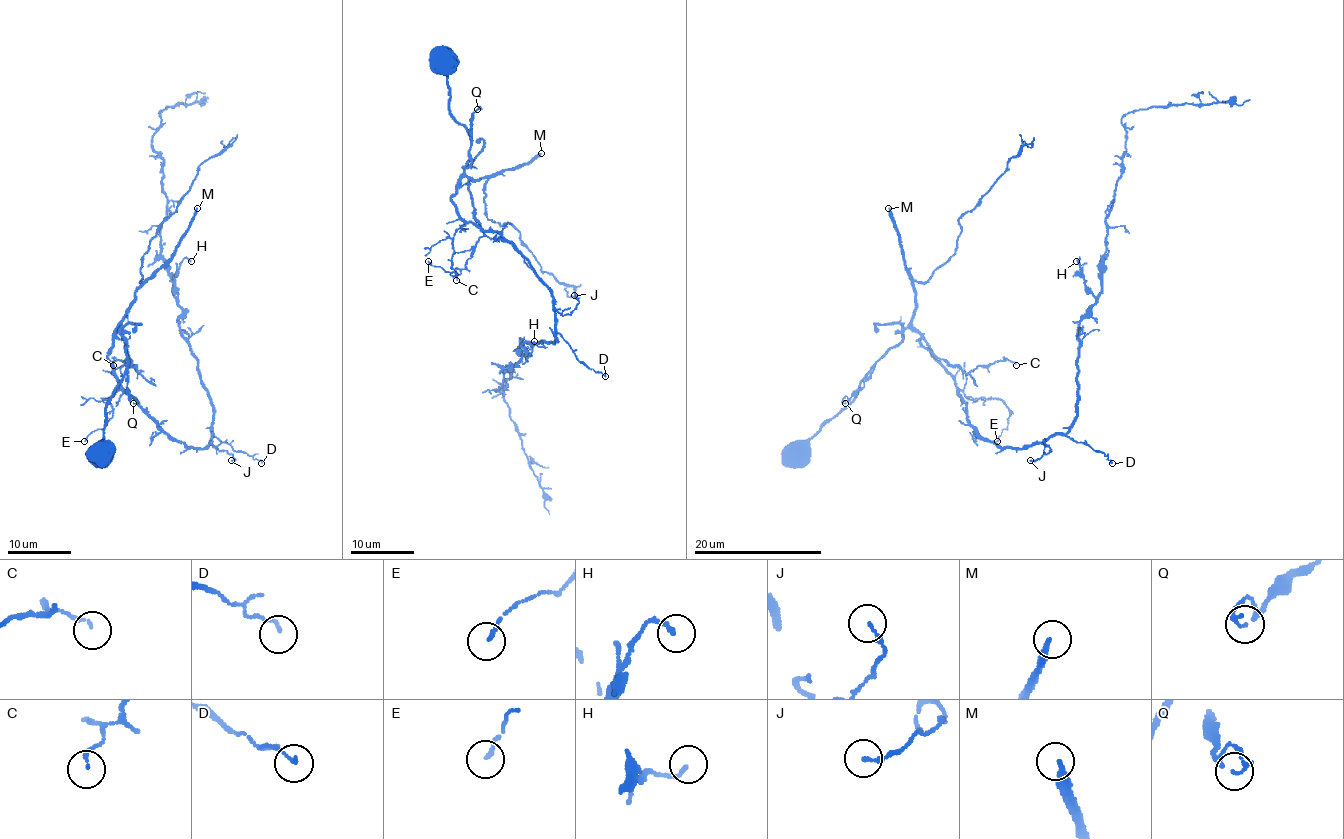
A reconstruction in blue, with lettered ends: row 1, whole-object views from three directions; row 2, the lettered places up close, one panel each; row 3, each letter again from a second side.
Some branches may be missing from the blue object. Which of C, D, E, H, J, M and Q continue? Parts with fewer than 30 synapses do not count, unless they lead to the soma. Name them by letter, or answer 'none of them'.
M

